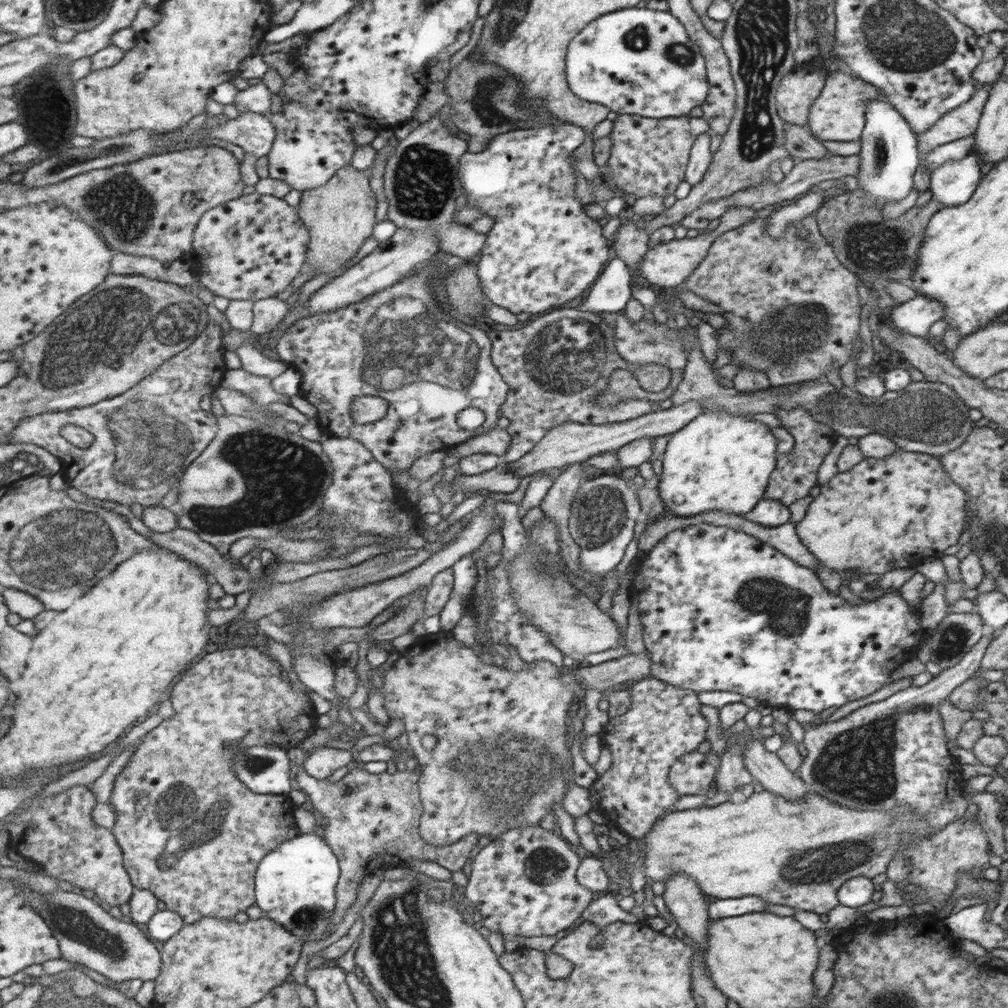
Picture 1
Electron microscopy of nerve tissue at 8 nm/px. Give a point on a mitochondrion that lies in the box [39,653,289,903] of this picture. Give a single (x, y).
(186, 823)

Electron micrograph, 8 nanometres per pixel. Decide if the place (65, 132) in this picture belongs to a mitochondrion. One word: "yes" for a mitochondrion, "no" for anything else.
yes

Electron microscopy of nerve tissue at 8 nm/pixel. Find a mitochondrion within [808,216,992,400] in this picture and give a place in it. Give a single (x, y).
(875, 245)

